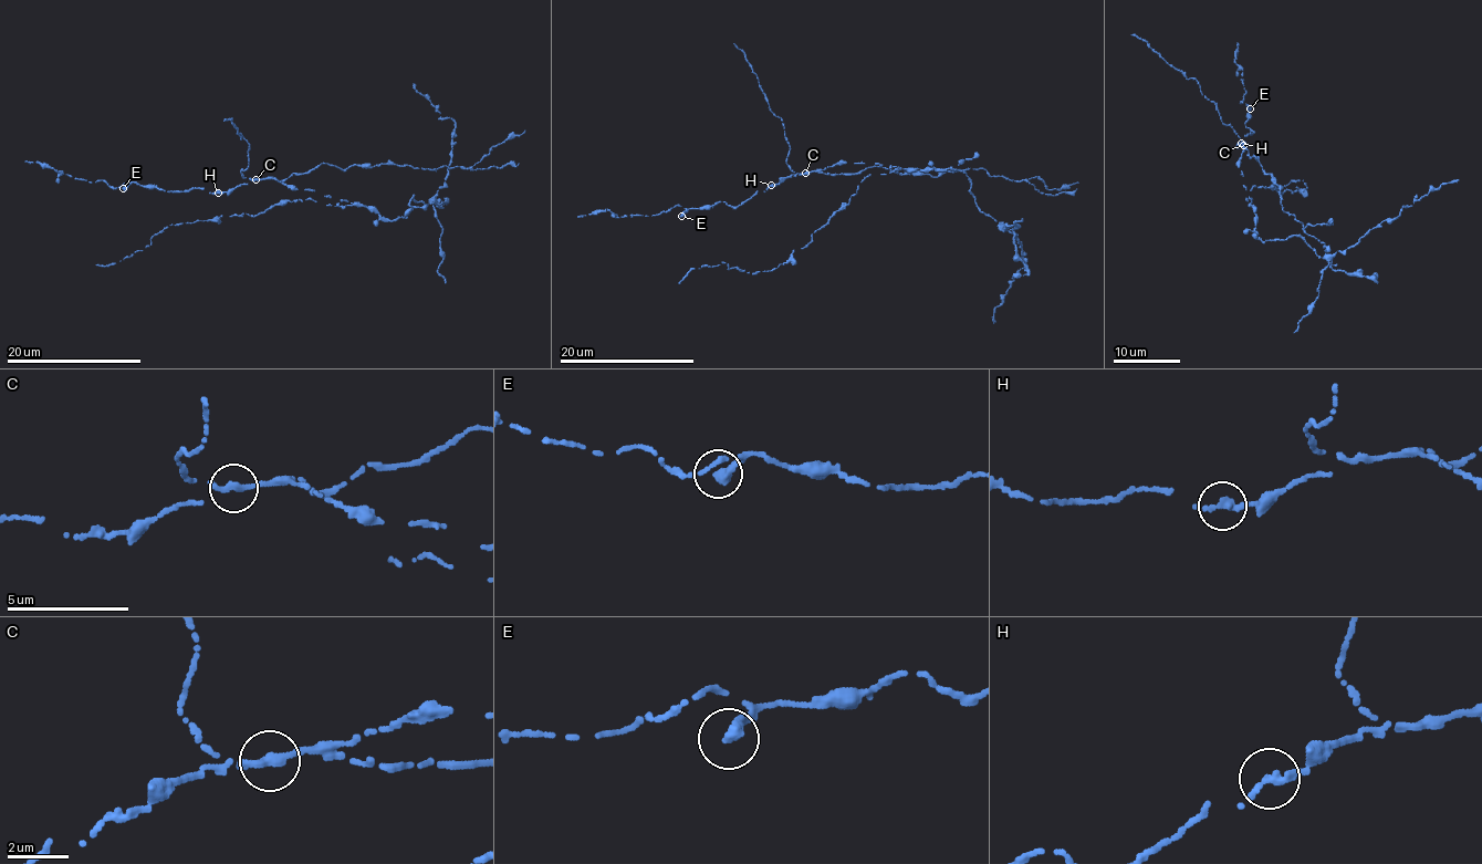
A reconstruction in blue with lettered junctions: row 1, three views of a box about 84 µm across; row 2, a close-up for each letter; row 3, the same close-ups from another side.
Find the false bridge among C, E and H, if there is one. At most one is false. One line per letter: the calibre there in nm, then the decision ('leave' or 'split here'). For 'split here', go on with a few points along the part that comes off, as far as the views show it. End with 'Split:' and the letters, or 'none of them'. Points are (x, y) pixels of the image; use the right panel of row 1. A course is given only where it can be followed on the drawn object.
C: 400 nm | split here | (1243, 144), (1239, 166), (1256, 216), (1255, 237), (1300, 236), (1326, 258), (1430, 190), (1459, 179)
E: 440 nm | leave
H: 400 nm | leave
Split: C

